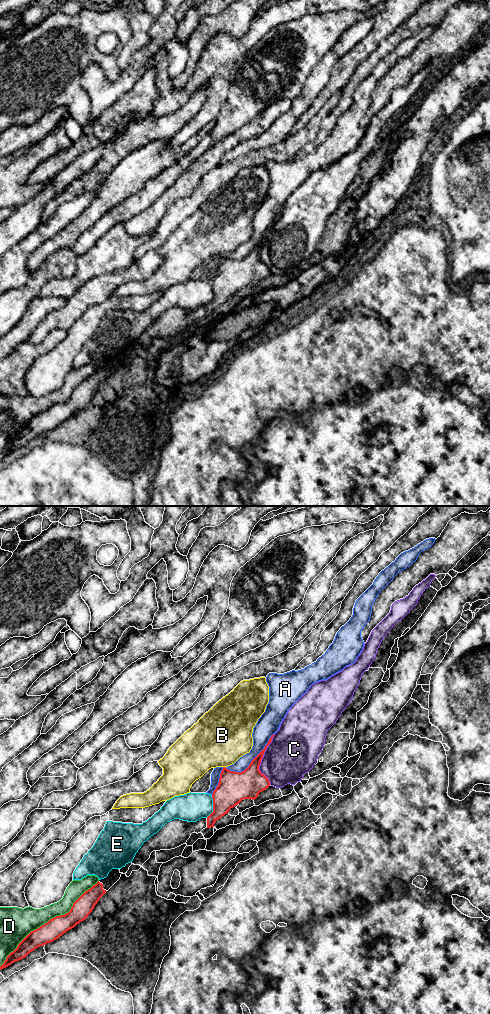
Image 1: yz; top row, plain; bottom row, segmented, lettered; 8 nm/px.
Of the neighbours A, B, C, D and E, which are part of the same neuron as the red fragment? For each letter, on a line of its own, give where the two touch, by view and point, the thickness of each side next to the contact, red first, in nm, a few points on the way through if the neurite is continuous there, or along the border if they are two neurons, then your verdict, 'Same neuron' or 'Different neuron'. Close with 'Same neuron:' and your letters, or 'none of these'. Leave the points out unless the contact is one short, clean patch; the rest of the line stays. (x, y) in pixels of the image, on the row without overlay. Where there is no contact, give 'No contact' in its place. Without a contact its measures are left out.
A: Touches red at yz (252, 248). Thickness 240 nm (red) against 160 nm. Different neuron
B: Touches red at yz (224, 255). Thickness 240 nm (red) against 460 nm. Different neuron
C: Touches red at yz (261, 247). Thickness 220 nm (red) against 380 nm. Different neuron
D: Touches red at yz (49, 408). Thickness 160 nm (red) against 240 nm. Different neuron
E: Touches red at yz (213, 294). Thickness 240 nm (red) against 240 nm. Different neuron
Same neuron: none of these

